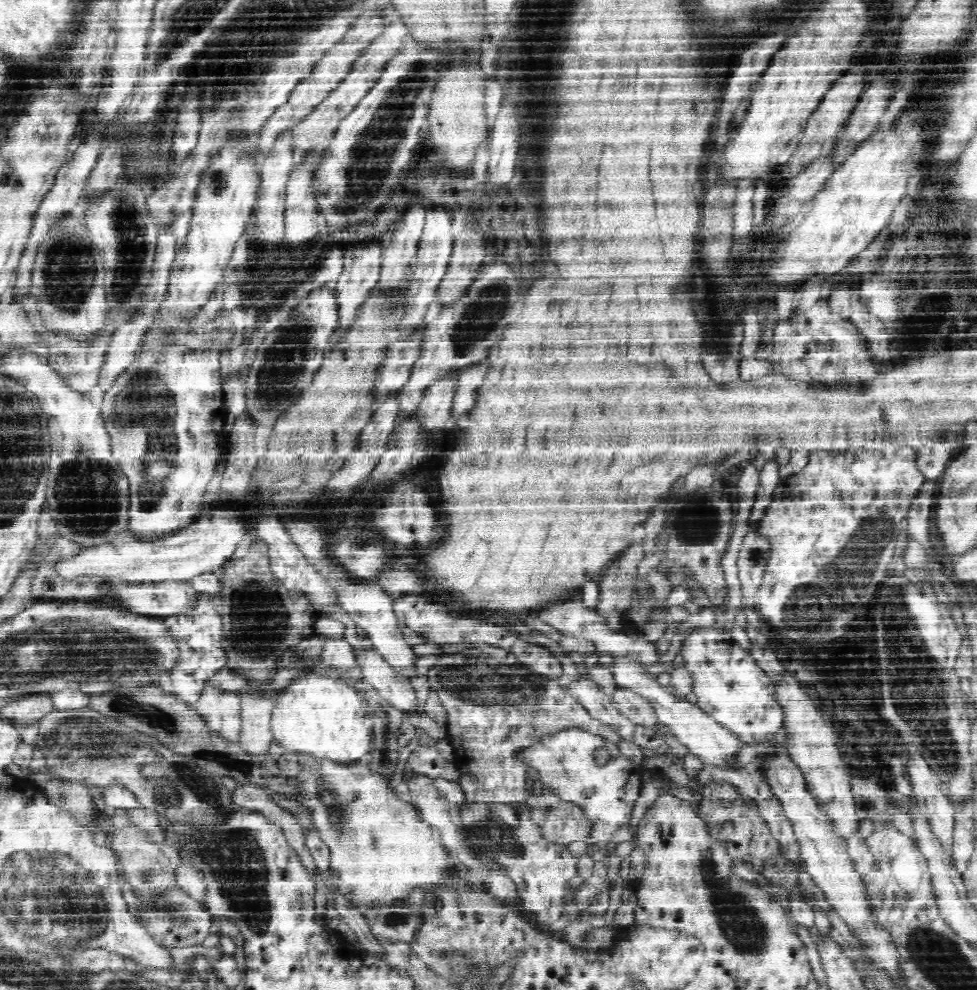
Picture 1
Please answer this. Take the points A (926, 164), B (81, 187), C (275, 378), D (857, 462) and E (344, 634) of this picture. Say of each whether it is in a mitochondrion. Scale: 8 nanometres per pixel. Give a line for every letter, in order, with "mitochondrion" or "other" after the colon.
A: other
B: other
C: mitochondrion
D: other
E: other

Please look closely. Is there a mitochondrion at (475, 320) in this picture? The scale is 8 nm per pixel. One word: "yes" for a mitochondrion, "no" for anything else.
yes

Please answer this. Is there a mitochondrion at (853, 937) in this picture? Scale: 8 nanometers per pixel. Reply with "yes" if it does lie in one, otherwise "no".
no

